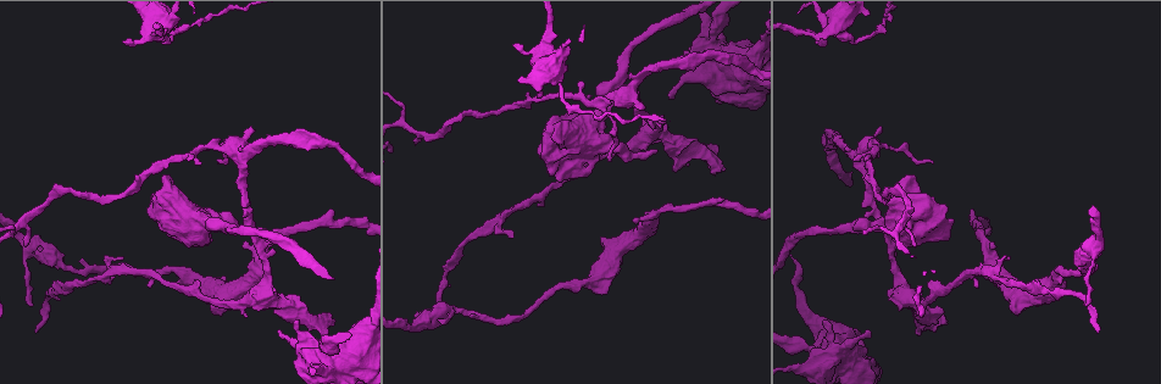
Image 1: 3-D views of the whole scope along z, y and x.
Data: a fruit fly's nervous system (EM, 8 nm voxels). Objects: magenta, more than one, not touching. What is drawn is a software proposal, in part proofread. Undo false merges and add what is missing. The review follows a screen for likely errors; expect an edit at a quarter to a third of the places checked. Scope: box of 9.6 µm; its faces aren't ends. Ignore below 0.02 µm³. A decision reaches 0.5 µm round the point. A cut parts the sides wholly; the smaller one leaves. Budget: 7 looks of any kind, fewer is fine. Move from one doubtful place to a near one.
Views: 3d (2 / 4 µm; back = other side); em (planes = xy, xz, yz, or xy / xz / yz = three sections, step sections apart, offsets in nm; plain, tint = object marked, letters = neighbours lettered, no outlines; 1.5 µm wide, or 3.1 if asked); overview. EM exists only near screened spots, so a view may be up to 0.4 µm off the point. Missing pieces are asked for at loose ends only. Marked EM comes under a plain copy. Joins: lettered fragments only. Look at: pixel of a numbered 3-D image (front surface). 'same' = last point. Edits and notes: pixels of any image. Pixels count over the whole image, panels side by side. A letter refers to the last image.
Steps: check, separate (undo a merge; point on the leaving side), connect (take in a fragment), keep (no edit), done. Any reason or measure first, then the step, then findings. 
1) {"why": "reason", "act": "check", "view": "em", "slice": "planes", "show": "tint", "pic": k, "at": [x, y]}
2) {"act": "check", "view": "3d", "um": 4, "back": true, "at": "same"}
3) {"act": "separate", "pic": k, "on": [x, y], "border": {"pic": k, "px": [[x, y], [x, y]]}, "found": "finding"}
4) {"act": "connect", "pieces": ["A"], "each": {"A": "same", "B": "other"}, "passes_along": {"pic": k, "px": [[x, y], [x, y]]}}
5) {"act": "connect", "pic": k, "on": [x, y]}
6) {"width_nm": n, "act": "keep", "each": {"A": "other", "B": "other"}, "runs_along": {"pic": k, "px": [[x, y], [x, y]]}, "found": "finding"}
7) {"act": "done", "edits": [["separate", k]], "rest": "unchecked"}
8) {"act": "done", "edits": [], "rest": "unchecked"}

{"why": "an open end", "act": "check", "view": "3d", "um": 4, "pic": 1, "at": [213, 313]}

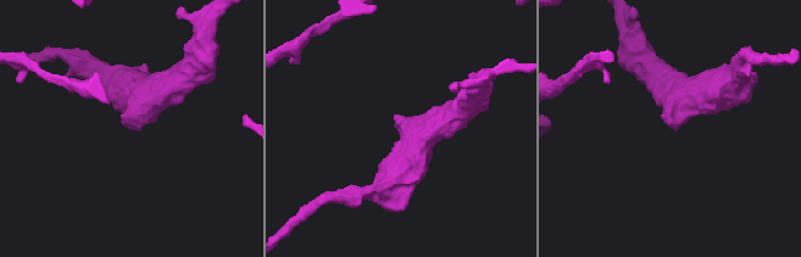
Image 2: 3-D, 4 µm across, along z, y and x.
{"why": "now the EM", "act": "check", "view": "em", "slice": "planes", "show": "letters", "pic": 2, "at": [399, 118]}

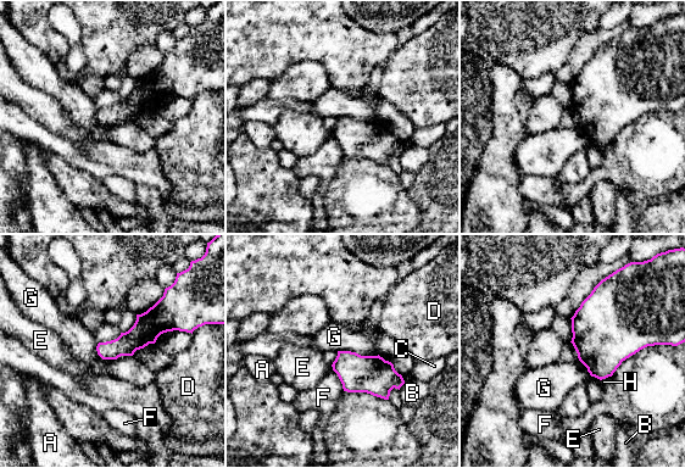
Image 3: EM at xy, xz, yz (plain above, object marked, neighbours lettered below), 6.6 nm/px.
{"longest_contact_nm": ["G", 260], "act": "keep", "each": {"A": "other", "B": "other", "C": "other", "D": "other", "E": "other", "F": "other", "G": "other", "H": "other"}, "border": {"pic": 3, "px": [[95, 346], [102, 358], [132, 356]]}, "found": "none of them fits"}

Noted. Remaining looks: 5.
{"why": "free end", "act": "check", "view": "3d", "um": 4, "pic": 1, "at": [123, 258]}

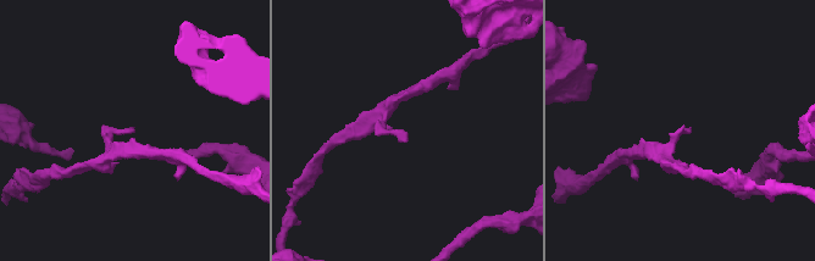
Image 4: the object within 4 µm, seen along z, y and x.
{"why": "need the tissue", "act": "check", "view": "em", "slice": "planes", "show": "letters", "pic": 4, "at": [690, 131]}

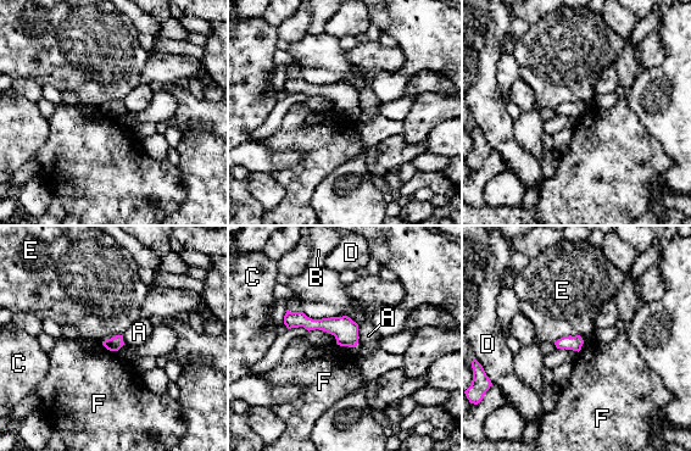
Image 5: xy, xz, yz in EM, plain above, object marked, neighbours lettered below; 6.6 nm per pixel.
{"act": "keep", "each": {"A": "other", "B": "other", "C": "other", "D": "other", "E": "other", "F": "other"}, "runs_along": {"pic": 5, "px": [[287, 318], [336, 326], [355, 340]]}, "found": "no lettered fragment goes on from it"}

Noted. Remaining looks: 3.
{"why": "free end", "act": "check", "view": "em", "slice": "planes", "show": "tint", "pic": 1, "at": [35, 333]}

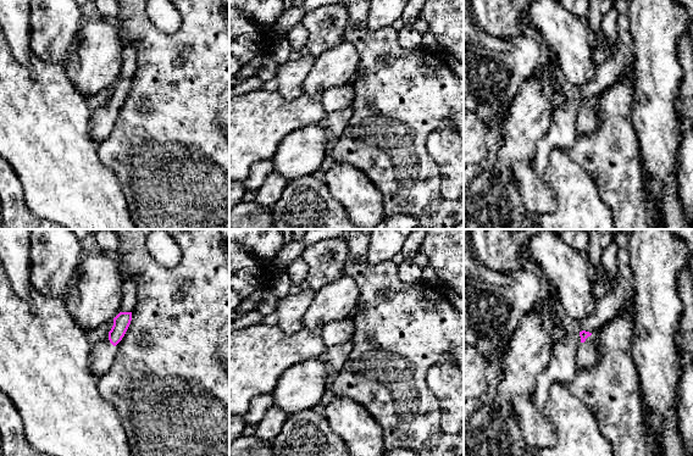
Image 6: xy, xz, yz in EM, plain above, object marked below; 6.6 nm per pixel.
{"why": "see the neighbours", "act": "check", "view": "em", "slice": "planes", "show": "letters", "at": "same"}

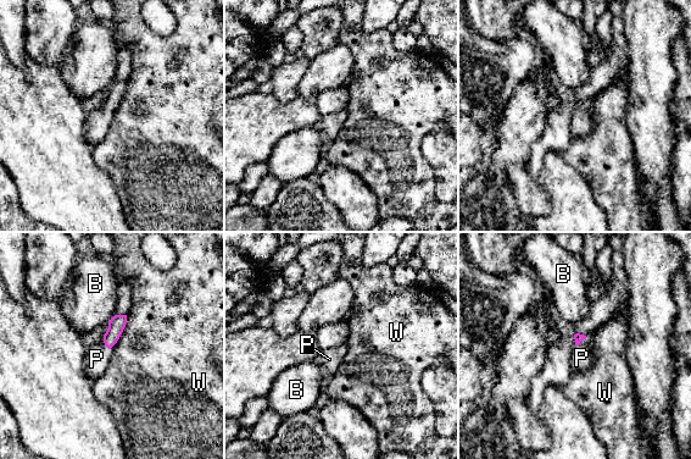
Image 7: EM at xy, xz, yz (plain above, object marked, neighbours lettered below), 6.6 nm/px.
{"act": "connect", "pieces": ["P"], "each": {"B": "other", "P": "same", "W": "other"}, "passes_along": {"pic": 7, "px": [[578, 337], [580, 341], [581, 358]]}, "found": "the cell continues"}

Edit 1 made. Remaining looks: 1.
{"act": "done", "edits": [["connect", 7]], "rest": "unchecked"}

